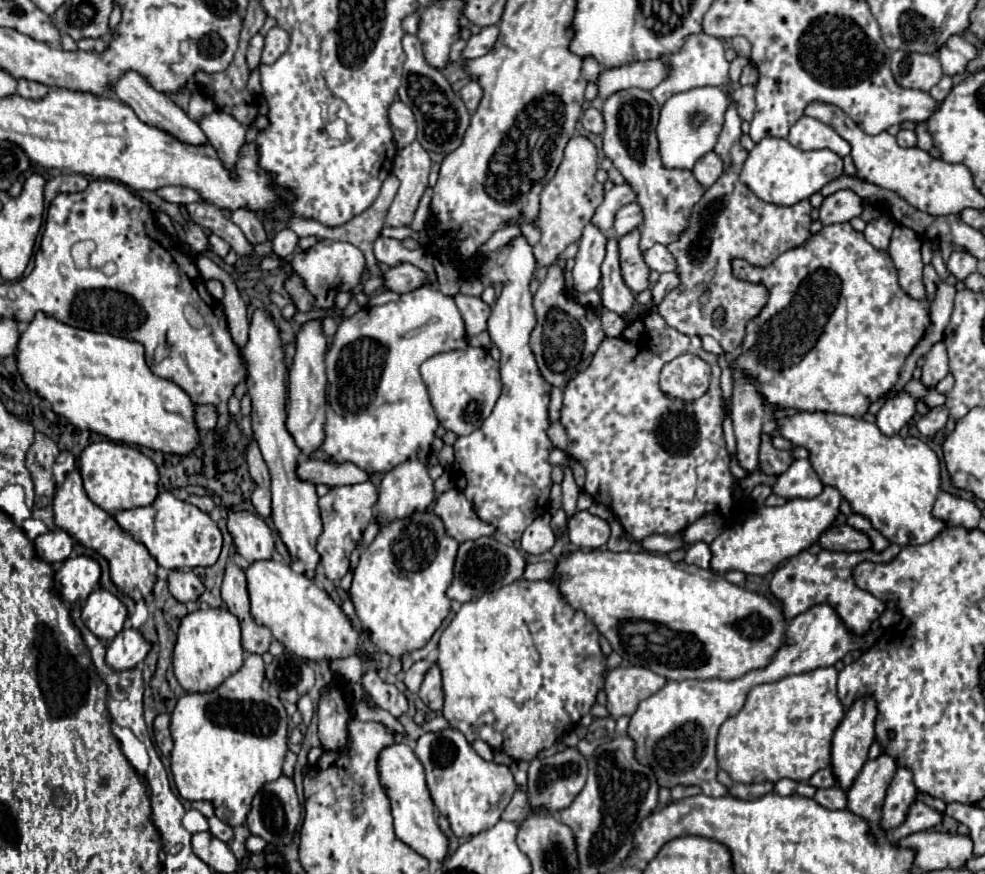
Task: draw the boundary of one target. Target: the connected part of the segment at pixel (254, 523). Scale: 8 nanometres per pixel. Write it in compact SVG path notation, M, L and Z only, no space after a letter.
M230 512L228 514L228 530L234 538L238 554L246 562L268 560L276 552L272 530L266 522L250 512Z

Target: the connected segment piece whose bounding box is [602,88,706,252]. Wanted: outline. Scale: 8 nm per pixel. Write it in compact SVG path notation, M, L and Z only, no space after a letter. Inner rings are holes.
M628 88L614 92L602 108L604 114L604 154L614 162L614 166L626 178L626 184L638 192L638 204L644 210L644 222L640 226L640 250L648 250L654 244L672 244L688 228L688 218L692 216L692 206L704 196L704 186L700 186L690 170L668 170L660 162L656 126L660 118L660 104L652 98L648 90Z

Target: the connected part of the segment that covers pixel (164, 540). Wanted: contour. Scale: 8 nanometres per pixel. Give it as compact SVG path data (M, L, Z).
M160 492L150 506L122 510L116 514L116 522L138 542L142 542L156 562L166 570L214 566L224 542L218 524L206 512L170 492Z

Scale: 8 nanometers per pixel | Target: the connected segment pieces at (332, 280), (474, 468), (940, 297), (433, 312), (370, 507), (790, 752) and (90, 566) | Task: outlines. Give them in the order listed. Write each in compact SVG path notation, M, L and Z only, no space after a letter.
M320 240L310 250L302 250L292 258L292 268L302 278L308 292L314 296L314 308L328 310L336 308L334 300L338 292L352 292L360 280L362 272L366 268L366 260L360 248L348 244L348 242L334 242L334 240Z
M524 234L514 236L510 244L484 256L480 266L482 286L502 286L488 318L488 332L502 354L500 376L504 388L490 418L486 418L478 430L458 438L454 444L456 488L476 504L476 512L484 522L498 526L498 532L512 542L520 542L524 530L546 512L552 488L552 464L548 462L552 442L546 436L550 428L548 404L552 386L540 376L528 346L530 332L536 326L536 312L528 288L534 270L536 258Z
M940 282L940 284L938 284L936 296L934 296L932 302L930 302L930 320L932 320L932 324L930 324L928 333L908 356L898 382L884 398L889 394L902 391L906 383L913 377L917 360L929 352L934 342L942 340L944 328L948 326L950 316L952 316L952 310L954 310L954 296L956 296L956 288L954 288L954 286L950 286L950 284L946 284L946 282Z
M424 286L414 292L402 294L398 302L388 302L382 306L368 306L346 318L326 354L326 374L328 374L328 402L326 404L326 424L324 424L324 444L322 450L334 462L354 462L358 468L372 472L390 472L394 466L418 458L422 462L430 456L430 444L438 428L434 408L428 398L426 384L420 376L420 366L428 358L466 348L466 324L454 298L444 296L434 286Z
M372 482L330 488L330 492L318 500L324 530L316 542L316 552L320 554L320 564L322 564L328 580L338 582L348 574L350 554L352 554L354 546L358 544L358 540L362 538L362 532L374 518L376 502L378 502L378 488Z
M818 668L806 674L788 676L776 682L754 686L748 696L744 708L728 718L718 732L718 766L730 774L734 782L754 784L754 782L778 782L782 778L790 778L796 782L808 782L816 770L822 770L830 764L832 752L832 736L836 726L844 718L844 706L836 694L836 678L838 672L834 668Z
M90 556L68 558L56 572L56 590L62 600L84 602L92 594L92 590L96 590L96 584L100 584L100 574L100 564Z

